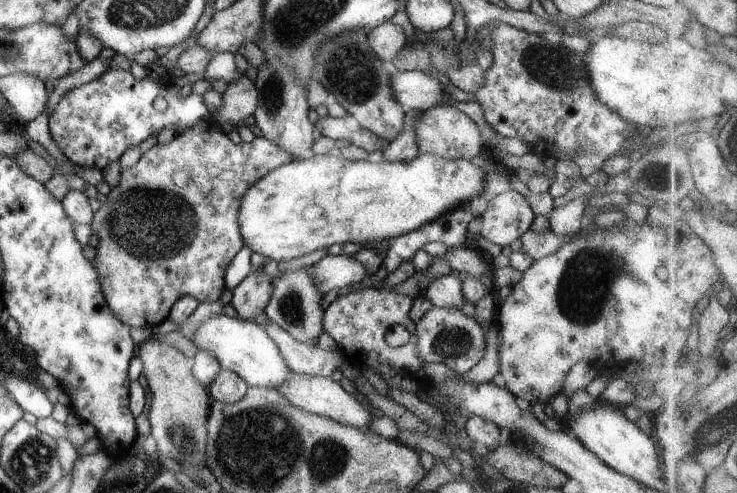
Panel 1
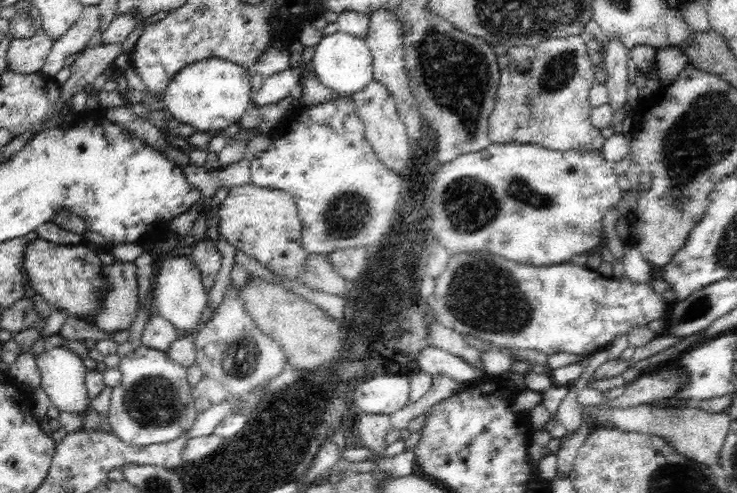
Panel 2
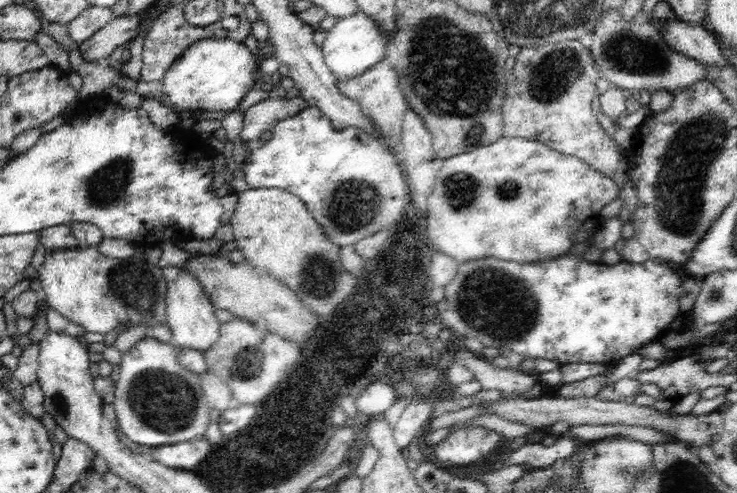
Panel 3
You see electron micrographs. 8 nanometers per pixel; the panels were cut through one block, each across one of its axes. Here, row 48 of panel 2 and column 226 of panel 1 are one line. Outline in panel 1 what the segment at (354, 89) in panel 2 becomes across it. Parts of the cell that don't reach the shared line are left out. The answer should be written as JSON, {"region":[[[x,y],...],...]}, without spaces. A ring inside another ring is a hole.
{"region":[[[220,314],[216,318],[202,322],[202,326],[194,330],[192,340],[199,350],[208,350],[208,353],[220,362],[222,369],[236,372],[248,384],[248,387],[278,390],[293,373],[288,368],[284,356],[280,354],[280,348],[266,334],[265,328],[252,321],[229,318]]]}

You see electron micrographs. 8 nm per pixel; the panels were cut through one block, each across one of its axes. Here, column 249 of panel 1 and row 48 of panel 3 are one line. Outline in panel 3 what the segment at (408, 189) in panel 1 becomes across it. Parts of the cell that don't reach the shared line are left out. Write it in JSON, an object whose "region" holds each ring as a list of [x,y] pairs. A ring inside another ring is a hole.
{"region":[[[203,39],[178,58],[164,76],[163,95],[173,107],[181,110],[234,112],[251,90],[256,60],[245,43],[230,39]]]}

